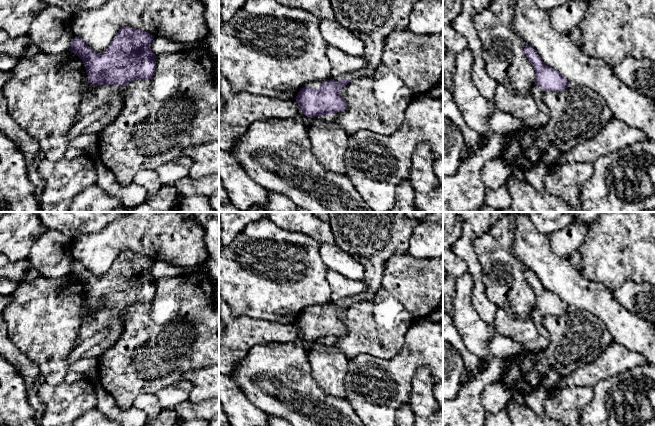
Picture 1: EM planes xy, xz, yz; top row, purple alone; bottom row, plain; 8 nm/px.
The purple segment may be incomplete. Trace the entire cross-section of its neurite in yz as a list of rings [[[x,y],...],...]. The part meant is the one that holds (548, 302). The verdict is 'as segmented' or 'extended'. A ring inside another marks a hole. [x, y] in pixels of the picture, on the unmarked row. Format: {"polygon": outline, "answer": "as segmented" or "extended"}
{"polygon": [[[526,268],[524,277],[536,296],[536,306],[531,318],[538,333],[537,339],[528,342],[525,349],[530,352],[541,352],[550,343],[550,335],[543,324],[543,317],[546,314],[554,316],[563,315],[570,308],[556,293],[546,289],[531,269]]], "answer": "extended"}

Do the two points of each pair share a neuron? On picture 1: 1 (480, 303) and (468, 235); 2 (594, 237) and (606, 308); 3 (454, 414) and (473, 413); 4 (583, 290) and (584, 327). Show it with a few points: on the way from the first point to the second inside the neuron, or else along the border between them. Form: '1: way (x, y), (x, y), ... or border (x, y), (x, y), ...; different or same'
1: way (479, 286), (477, 274), (468, 252); same
2: border (581, 273), (590, 280), (601, 282), (610, 290); different
3: way (459, 414), (468, 413); same
4: border (570, 309), (590, 312), (597, 316), (604, 324); different

